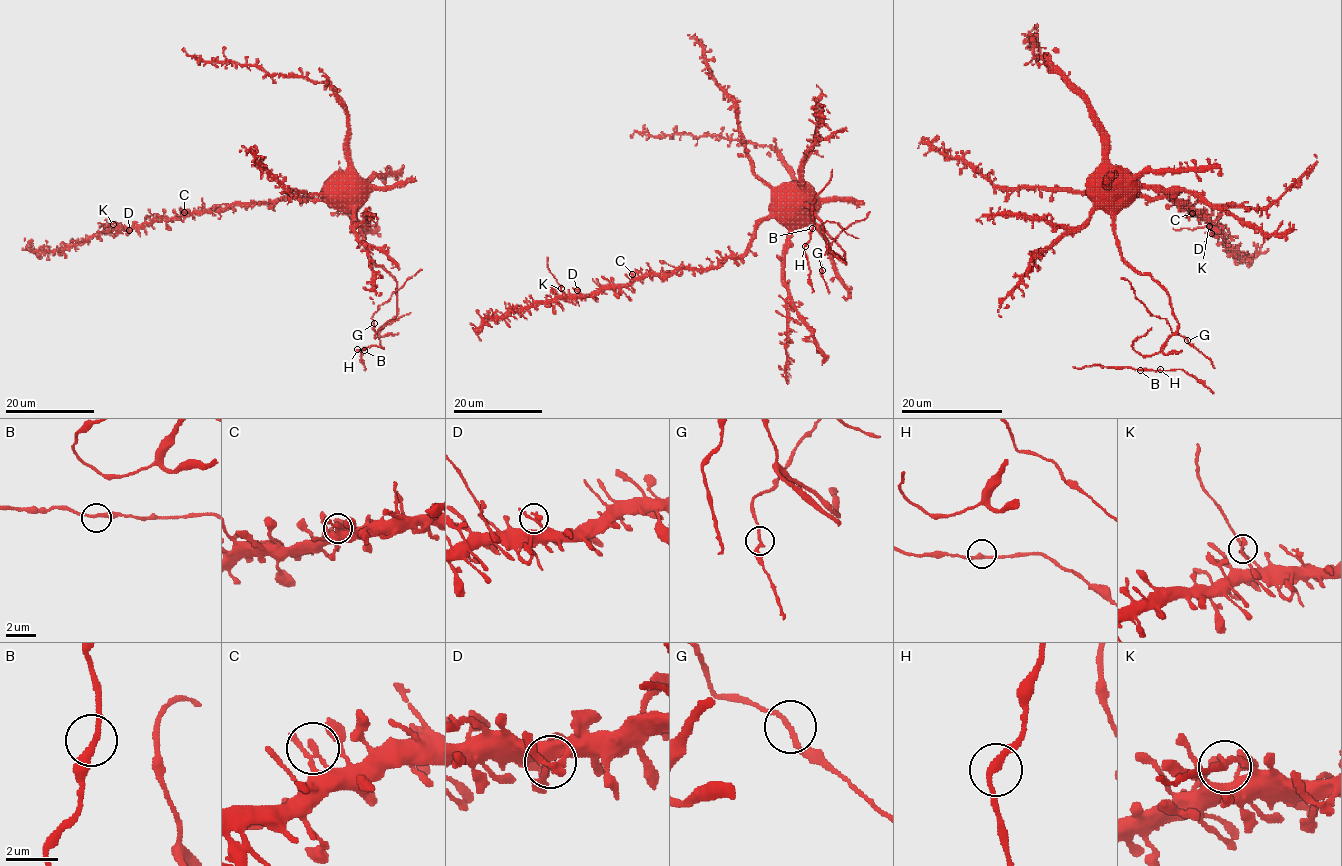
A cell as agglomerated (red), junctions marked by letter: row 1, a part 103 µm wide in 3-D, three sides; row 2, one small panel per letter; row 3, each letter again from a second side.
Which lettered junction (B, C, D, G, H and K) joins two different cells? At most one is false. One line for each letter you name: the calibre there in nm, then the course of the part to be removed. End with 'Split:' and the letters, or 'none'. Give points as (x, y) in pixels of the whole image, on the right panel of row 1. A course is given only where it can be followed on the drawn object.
K: 200 nm | (1208, 227), (1173, 228)
Split: K

